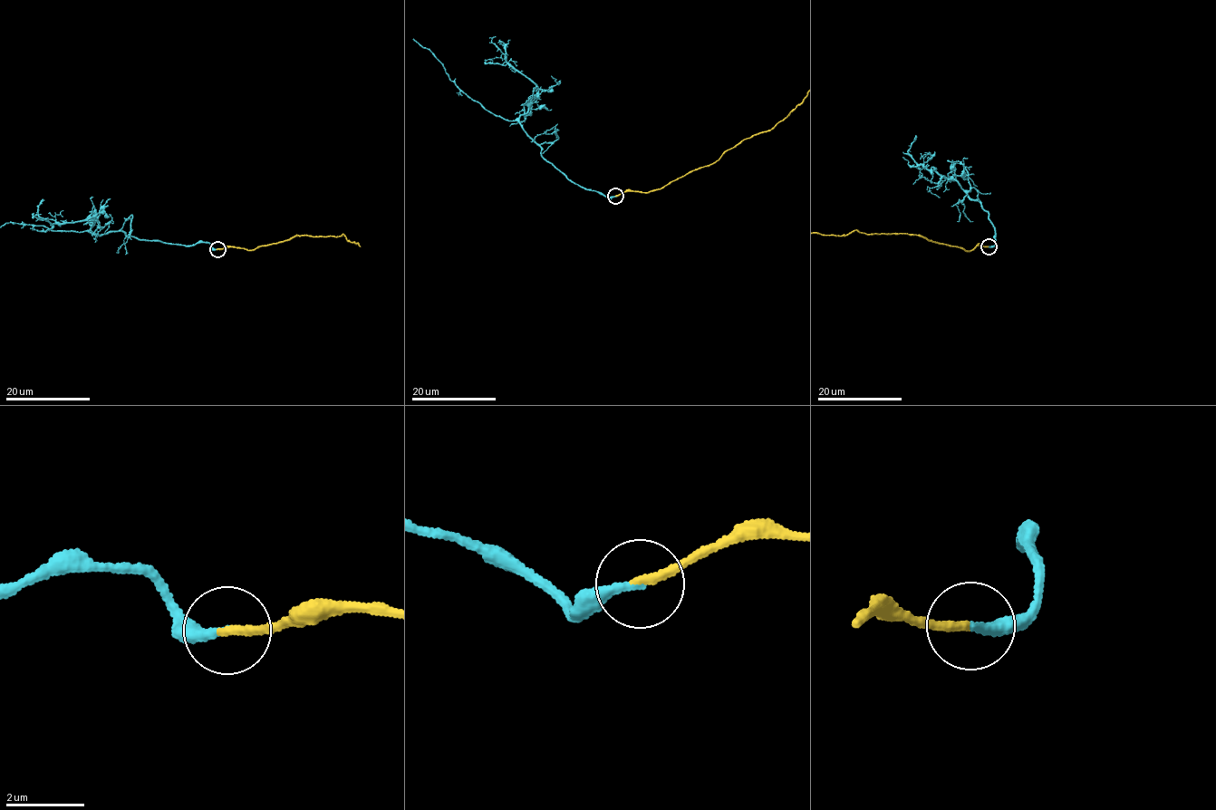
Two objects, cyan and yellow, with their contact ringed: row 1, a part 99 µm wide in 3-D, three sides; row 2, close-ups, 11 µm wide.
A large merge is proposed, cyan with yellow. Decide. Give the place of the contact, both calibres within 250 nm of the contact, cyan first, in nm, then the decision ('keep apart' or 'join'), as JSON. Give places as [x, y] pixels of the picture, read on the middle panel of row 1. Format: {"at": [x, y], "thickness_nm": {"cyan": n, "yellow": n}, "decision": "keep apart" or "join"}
{"at": [615, 196], "thickness_nm": {"cyan": 240, "yellow": 240}, "decision": "join"}

